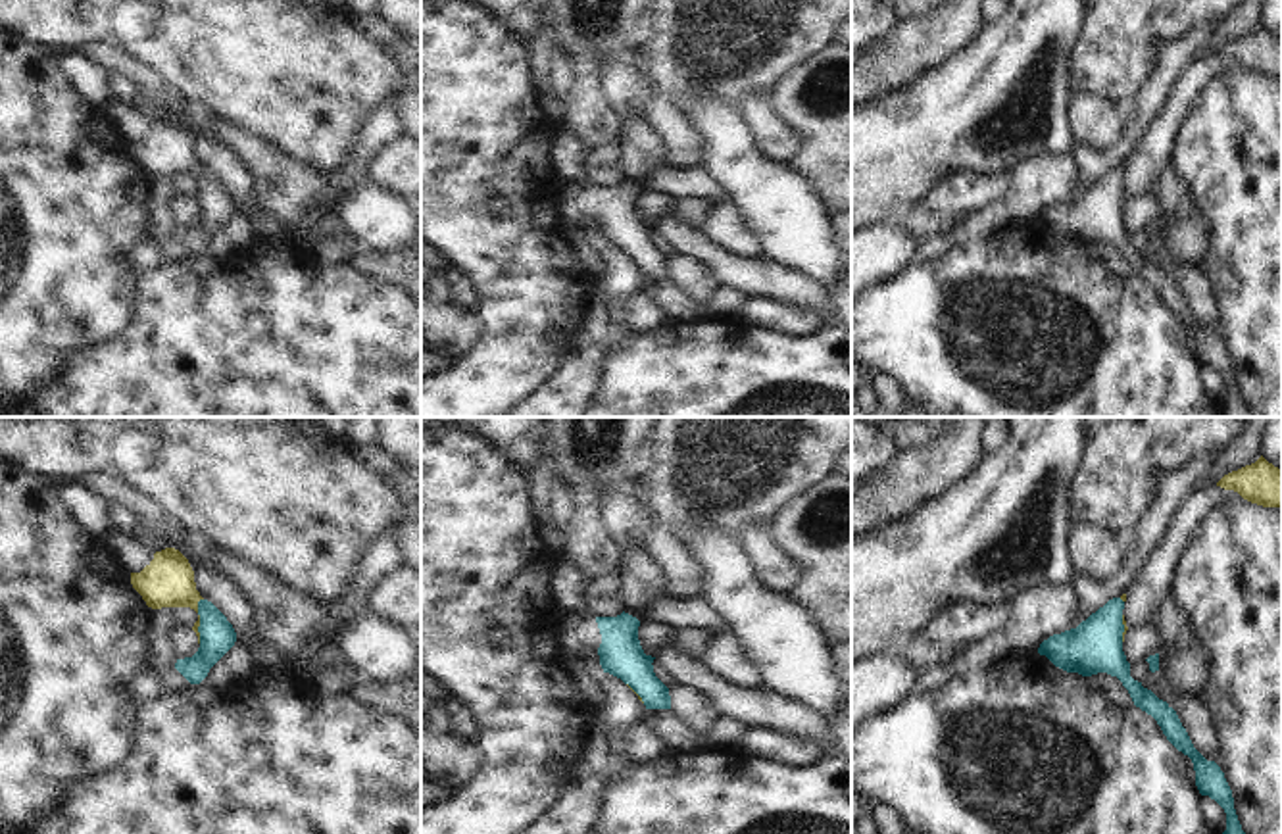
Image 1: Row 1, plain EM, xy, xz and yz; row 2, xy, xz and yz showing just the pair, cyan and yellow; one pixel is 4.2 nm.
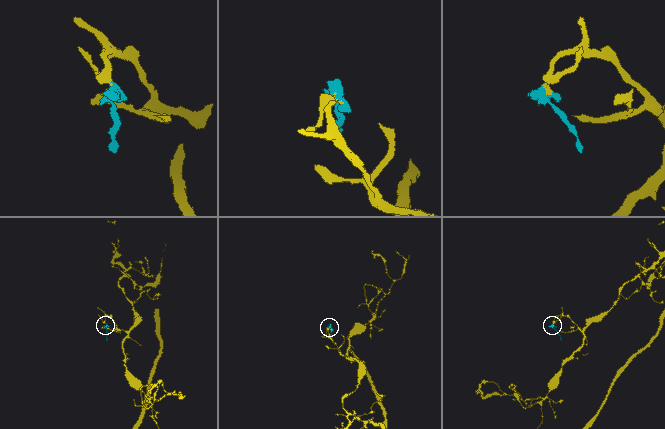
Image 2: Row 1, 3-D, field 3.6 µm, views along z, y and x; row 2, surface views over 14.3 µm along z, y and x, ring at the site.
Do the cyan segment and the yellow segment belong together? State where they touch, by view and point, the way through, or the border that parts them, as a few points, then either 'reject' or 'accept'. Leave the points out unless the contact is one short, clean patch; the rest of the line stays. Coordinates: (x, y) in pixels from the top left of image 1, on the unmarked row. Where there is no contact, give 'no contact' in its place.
xy (200, 191) | across xy (218, 206), (200, 191), (197, 193) | accept

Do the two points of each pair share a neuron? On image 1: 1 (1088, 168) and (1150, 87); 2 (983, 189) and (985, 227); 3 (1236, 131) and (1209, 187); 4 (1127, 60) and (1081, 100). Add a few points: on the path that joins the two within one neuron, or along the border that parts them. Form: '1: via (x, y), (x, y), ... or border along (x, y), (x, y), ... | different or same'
1: via (1111, 156), (1131, 137), (1142, 110) | same
2: border along (1013, 173), (1013, 191), (1004, 200), (960, 220) | different
3: via (1234, 145), (1234, 162), (1223, 173) | same
4: border along (1073, 89), (1094, 91), (1117, 100), (1127, 110) | different

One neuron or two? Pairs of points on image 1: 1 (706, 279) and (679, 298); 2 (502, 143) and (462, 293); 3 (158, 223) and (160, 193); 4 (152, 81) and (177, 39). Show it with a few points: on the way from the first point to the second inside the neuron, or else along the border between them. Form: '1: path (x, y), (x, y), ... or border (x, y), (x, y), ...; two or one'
1: border (671, 277), (706, 304); two
2: path (466, 179), (466, 256); one
3: path (160, 216), (160, 200); one
4: border (118, 47), (150, 68), (170, 87); two

